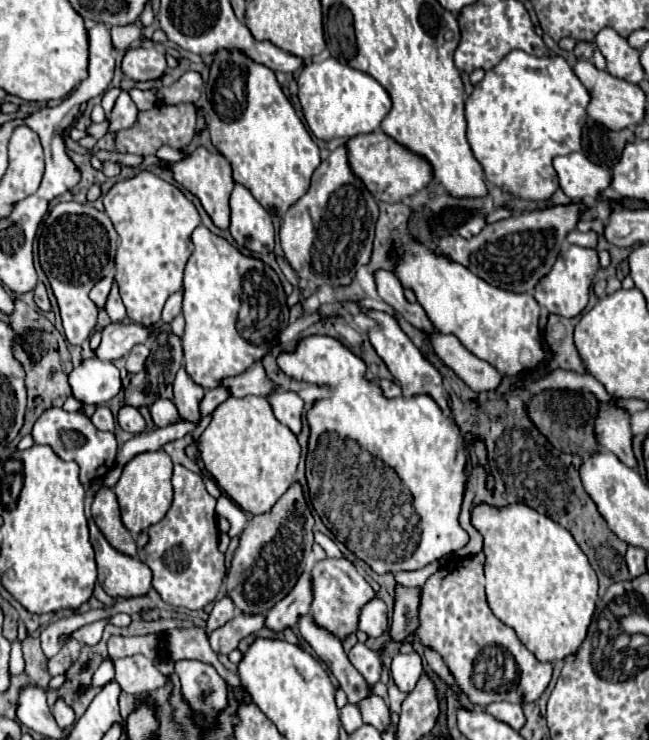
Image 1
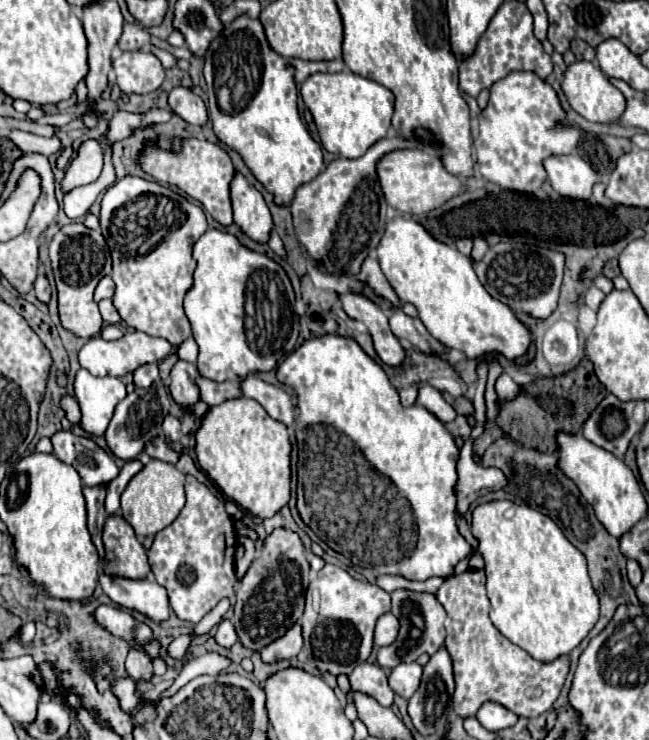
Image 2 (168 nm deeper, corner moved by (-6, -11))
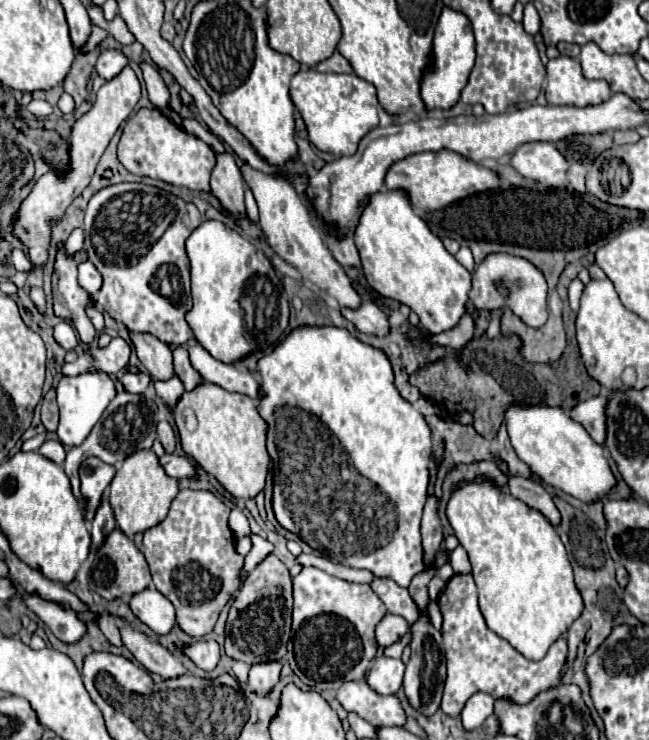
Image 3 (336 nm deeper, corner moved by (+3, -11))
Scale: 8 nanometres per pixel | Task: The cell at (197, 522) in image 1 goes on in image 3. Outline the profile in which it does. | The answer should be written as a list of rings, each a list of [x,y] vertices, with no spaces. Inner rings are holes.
[[[182,488],[168,516],[144,532],[140,550],[150,566],[154,586],[174,604],[178,626],[192,638],[202,638],[214,630],[222,608],[242,584],[240,570],[244,556],[236,552],[236,538],[228,526],[228,514],[230,508],[212,492]]]

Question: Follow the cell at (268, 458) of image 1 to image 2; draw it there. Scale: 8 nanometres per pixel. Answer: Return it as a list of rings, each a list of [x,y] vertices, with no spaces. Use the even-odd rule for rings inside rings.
[[[251,398],[211,406],[195,434],[197,460],[209,478],[245,512],[261,520],[275,516],[291,498],[291,440],[287,426],[273,420]]]

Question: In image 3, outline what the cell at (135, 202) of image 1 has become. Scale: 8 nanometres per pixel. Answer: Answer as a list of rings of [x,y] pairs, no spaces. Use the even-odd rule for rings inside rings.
[[[114,184],[114,186],[108,186],[108,188],[102,188],[100,192],[96,192],[90,202],[88,202],[88,208],[86,208],[86,218],[84,218],[84,248],[86,248],[86,254],[88,254],[88,260],[98,268],[98,272],[102,274],[104,278],[104,284],[98,292],[98,304],[120,324],[124,324],[128,330],[134,330],[134,332],[150,332],[154,334],[158,340],[166,342],[168,346],[182,346],[184,342],[188,342],[192,338],[192,330],[186,322],[186,312],[192,308],[192,296],[190,296],[190,260],[186,256],[186,248],[184,248],[184,242],[186,238],[194,232],[194,228],[198,228],[202,224],[202,218],[200,218],[200,212],[198,208],[192,204],[192,202],[184,202],[182,198],[166,192],[166,190],[160,190],[156,186],[148,186],[148,184]]]

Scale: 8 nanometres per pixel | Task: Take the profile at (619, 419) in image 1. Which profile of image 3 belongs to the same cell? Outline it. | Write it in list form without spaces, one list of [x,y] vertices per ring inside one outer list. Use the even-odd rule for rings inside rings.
[[[596,396],[596,398],[584,400],[582,404],[576,404],[570,410],[570,418],[580,422],[584,430],[592,436],[592,440],[598,444],[604,444],[604,438],[606,438],[606,414],[604,414],[606,402],[608,402],[608,396]]]

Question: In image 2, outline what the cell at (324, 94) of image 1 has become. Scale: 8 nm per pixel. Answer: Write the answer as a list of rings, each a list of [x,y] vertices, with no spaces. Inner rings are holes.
[[[349,70],[337,74],[309,76],[301,86],[301,98],[311,110],[313,120],[319,130],[321,146],[341,158],[359,158],[371,148],[371,144],[383,140],[391,126],[393,116],[393,92],[385,86],[353,74]]]

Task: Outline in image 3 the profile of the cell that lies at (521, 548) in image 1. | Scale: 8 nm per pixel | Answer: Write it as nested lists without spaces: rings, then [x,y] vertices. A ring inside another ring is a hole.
[[[488,480],[460,482],[446,504],[446,516],[458,538],[460,546],[468,552],[472,564],[472,576],[478,586],[480,610],[490,630],[508,640],[528,660],[542,660],[556,638],[582,614],[582,596],[574,584],[572,566],[566,556],[566,548],[556,534],[556,528],[542,512],[522,504],[506,488]]]

